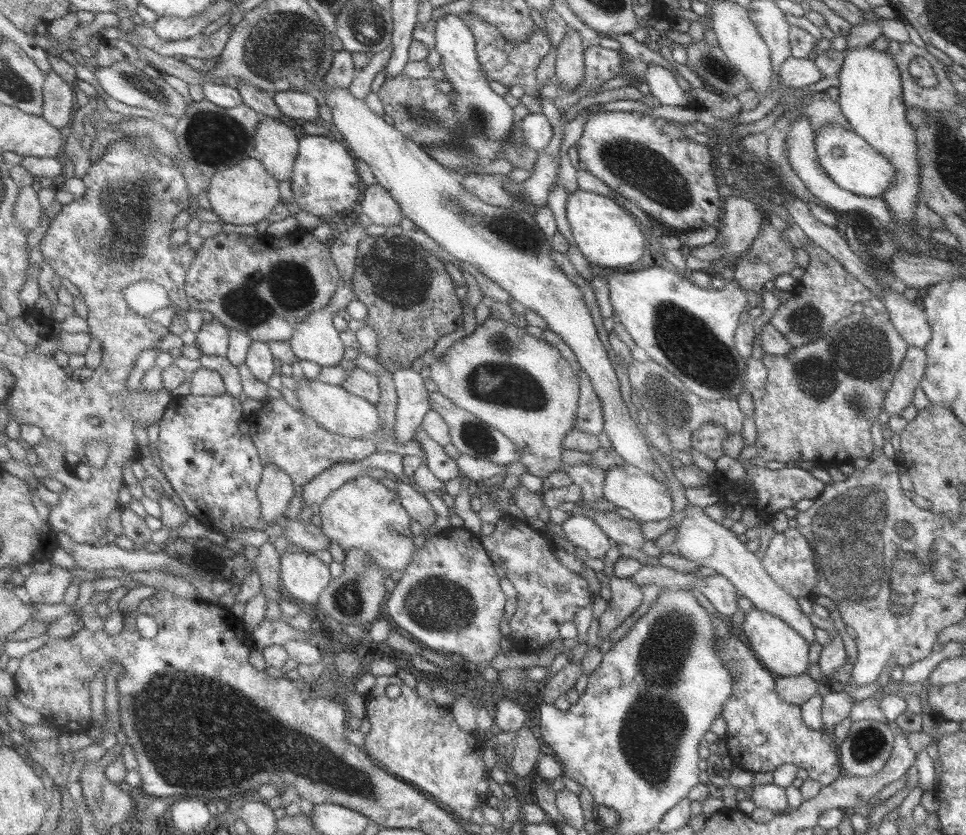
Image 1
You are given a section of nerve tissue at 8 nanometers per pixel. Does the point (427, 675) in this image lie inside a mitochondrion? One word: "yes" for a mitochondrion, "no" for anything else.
no

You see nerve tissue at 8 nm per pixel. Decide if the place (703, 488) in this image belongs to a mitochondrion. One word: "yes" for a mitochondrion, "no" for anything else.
no

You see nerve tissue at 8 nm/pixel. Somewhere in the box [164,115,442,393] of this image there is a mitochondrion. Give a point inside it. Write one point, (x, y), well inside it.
(281, 292)

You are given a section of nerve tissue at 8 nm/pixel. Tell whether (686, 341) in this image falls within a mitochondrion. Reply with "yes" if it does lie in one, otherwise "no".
yes

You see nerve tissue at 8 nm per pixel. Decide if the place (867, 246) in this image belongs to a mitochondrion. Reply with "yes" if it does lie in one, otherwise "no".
yes

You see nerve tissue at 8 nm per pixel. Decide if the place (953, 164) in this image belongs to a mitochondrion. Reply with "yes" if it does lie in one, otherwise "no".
yes

